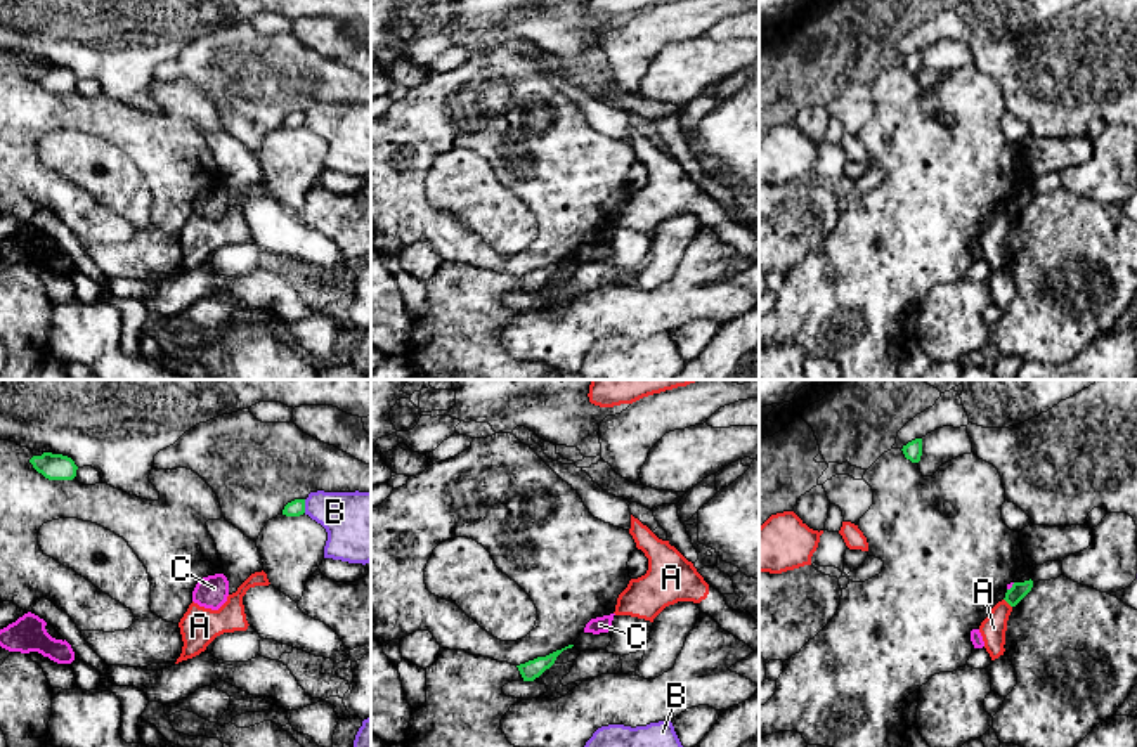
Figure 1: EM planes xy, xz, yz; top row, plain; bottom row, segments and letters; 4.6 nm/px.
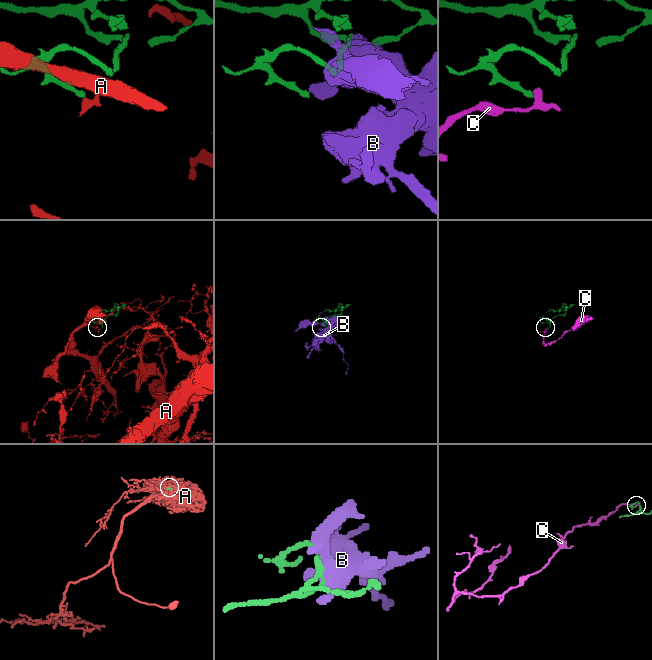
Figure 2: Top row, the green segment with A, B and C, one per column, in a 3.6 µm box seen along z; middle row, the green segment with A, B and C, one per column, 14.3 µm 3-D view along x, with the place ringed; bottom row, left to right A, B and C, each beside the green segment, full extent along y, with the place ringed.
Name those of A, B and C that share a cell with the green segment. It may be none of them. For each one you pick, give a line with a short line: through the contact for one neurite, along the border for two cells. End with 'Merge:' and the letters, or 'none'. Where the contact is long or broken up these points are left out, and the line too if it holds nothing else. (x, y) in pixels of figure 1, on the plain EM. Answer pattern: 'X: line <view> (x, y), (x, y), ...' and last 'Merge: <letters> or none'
Merge: none

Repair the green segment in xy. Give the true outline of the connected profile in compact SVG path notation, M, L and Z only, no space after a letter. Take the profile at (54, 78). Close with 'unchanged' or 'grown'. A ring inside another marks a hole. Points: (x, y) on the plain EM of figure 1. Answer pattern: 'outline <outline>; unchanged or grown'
outline M43 64L29 71L33 80L49 92L73 92L78 78L75 73L62 66Z; unchanged

